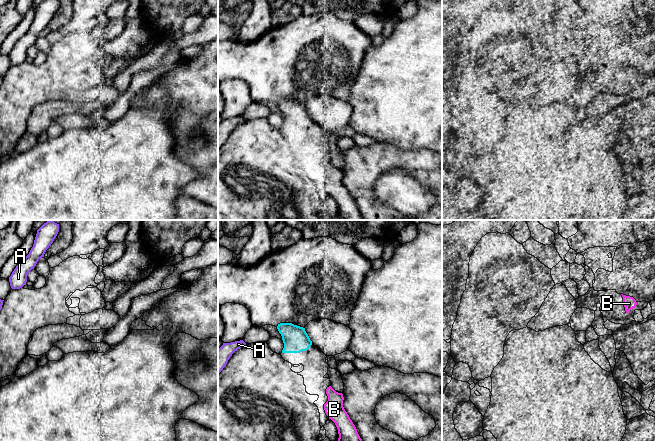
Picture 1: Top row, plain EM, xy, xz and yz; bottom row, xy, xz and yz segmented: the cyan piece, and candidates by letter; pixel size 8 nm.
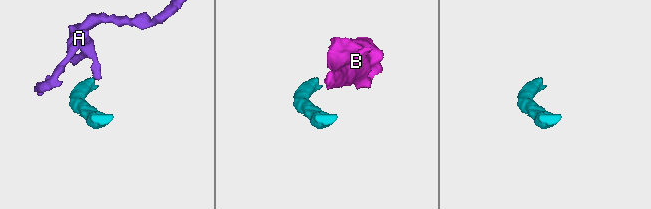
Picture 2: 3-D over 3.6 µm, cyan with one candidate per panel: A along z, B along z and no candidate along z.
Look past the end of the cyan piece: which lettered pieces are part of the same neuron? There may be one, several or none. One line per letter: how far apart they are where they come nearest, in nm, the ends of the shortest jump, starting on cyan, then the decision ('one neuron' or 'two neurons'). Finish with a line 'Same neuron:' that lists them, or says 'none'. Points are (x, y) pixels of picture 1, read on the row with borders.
A: 280 nm | xz (277, 328), (245, 343) | two neurons
B: 340 nm | xz (307, 349), (327, 387) | one neuron
Same neuron: B

